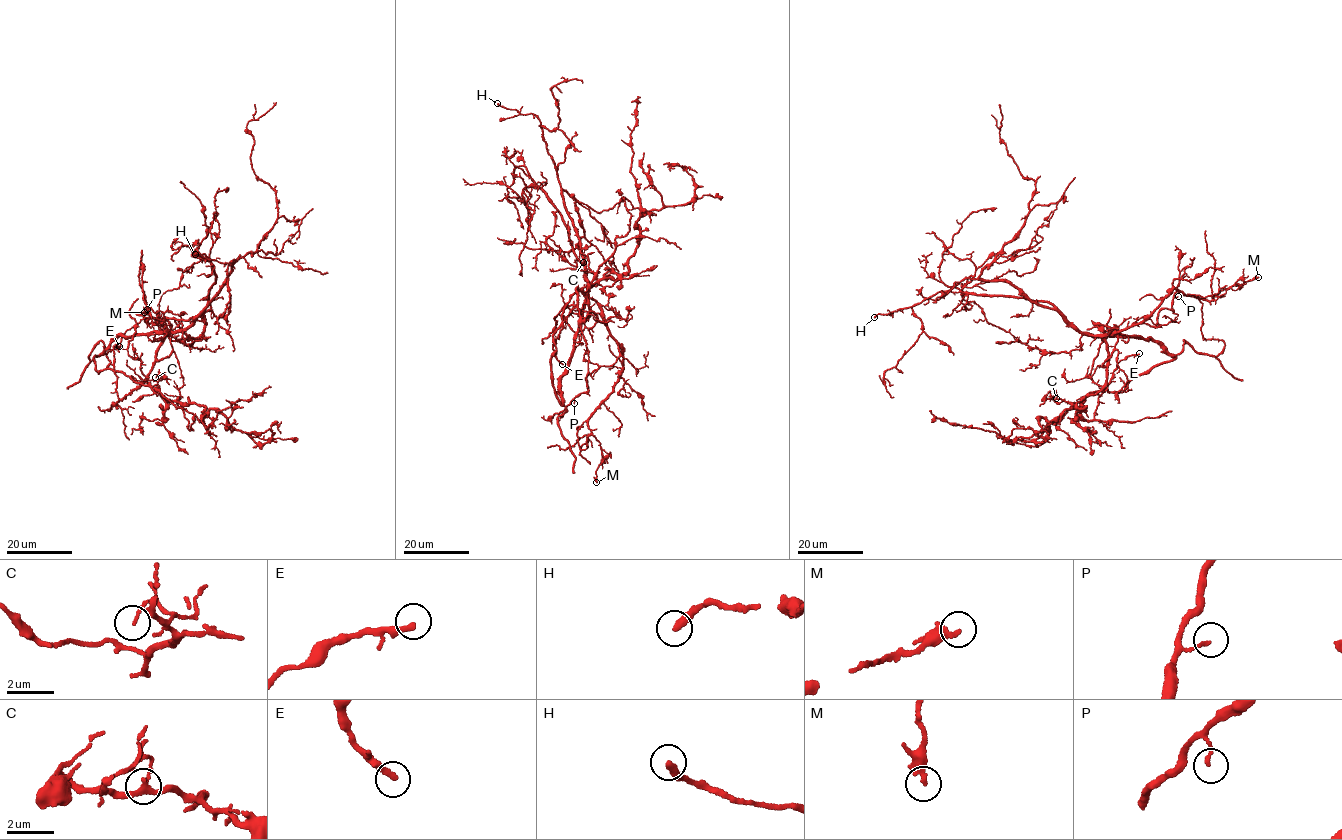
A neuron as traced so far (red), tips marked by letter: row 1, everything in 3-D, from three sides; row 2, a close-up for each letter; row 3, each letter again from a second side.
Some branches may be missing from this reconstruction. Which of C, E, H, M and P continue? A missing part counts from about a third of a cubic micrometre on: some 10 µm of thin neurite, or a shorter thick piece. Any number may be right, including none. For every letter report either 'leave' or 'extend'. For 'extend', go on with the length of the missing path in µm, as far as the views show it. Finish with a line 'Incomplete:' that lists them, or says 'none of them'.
C: leave
E: leave
H: leave
M: extend; missing 20 µm
P: leave
Incomplete: M

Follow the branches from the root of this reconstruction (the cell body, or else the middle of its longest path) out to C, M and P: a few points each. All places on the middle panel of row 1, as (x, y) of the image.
C: (587, 285), (583, 320), (591, 315), (586, 294), (594, 273), (585, 255), (583, 262)
M: (587, 285), (588, 296), (600, 308), (622, 359), (613, 391), (588, 422), (604, 457), (596, 469), (596, 482)
P: (587, 285), (588, 296), (600, 308), (619, 357), (587, 376), (588, 390), (574, 398), (574, 403)

